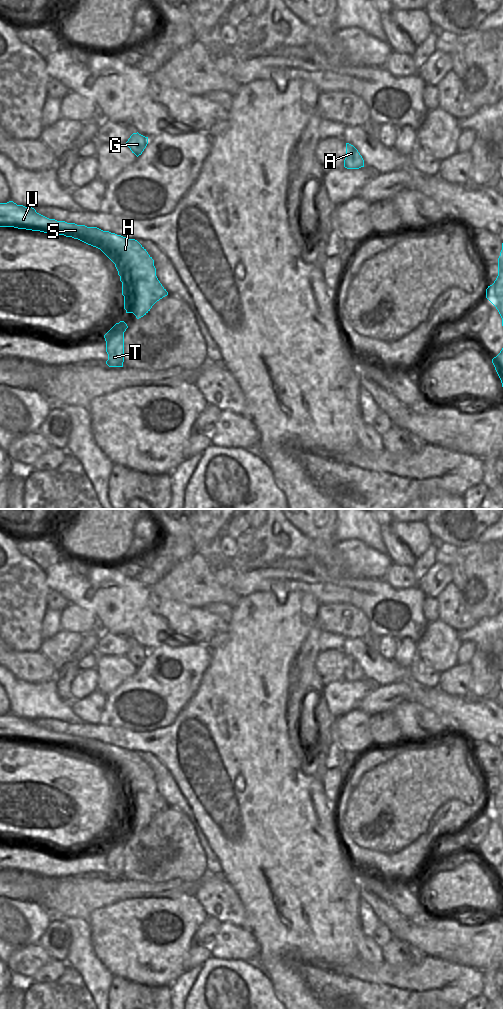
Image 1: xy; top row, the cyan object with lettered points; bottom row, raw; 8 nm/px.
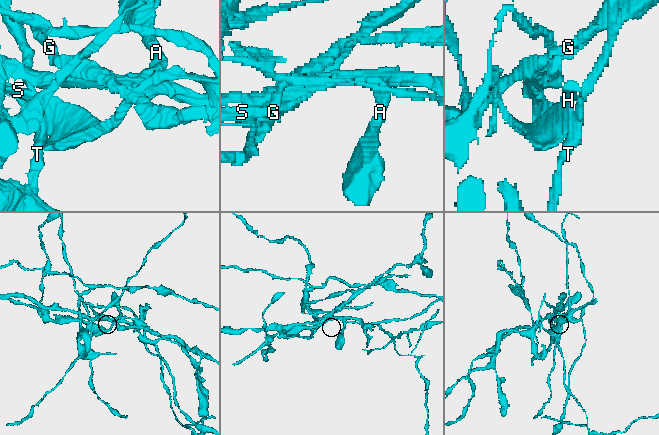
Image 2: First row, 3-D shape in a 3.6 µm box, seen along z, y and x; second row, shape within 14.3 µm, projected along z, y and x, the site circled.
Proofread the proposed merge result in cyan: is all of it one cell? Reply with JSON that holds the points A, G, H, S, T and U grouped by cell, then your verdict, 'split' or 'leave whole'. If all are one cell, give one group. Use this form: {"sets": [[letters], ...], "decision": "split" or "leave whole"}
{"sets": [["A", "G", "H", "S", "U"], ["T"]], "decision": "split"}

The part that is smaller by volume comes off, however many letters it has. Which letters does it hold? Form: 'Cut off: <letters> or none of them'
Cut off: T

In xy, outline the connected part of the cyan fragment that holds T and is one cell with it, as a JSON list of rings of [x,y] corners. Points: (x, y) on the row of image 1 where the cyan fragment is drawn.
[[[124,321],[116,323],[105,335],[106,352],[109,367],[123,367],[124,362],[124,332],[128,328]]]

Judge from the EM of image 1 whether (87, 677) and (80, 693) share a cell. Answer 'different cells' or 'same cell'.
same cell

